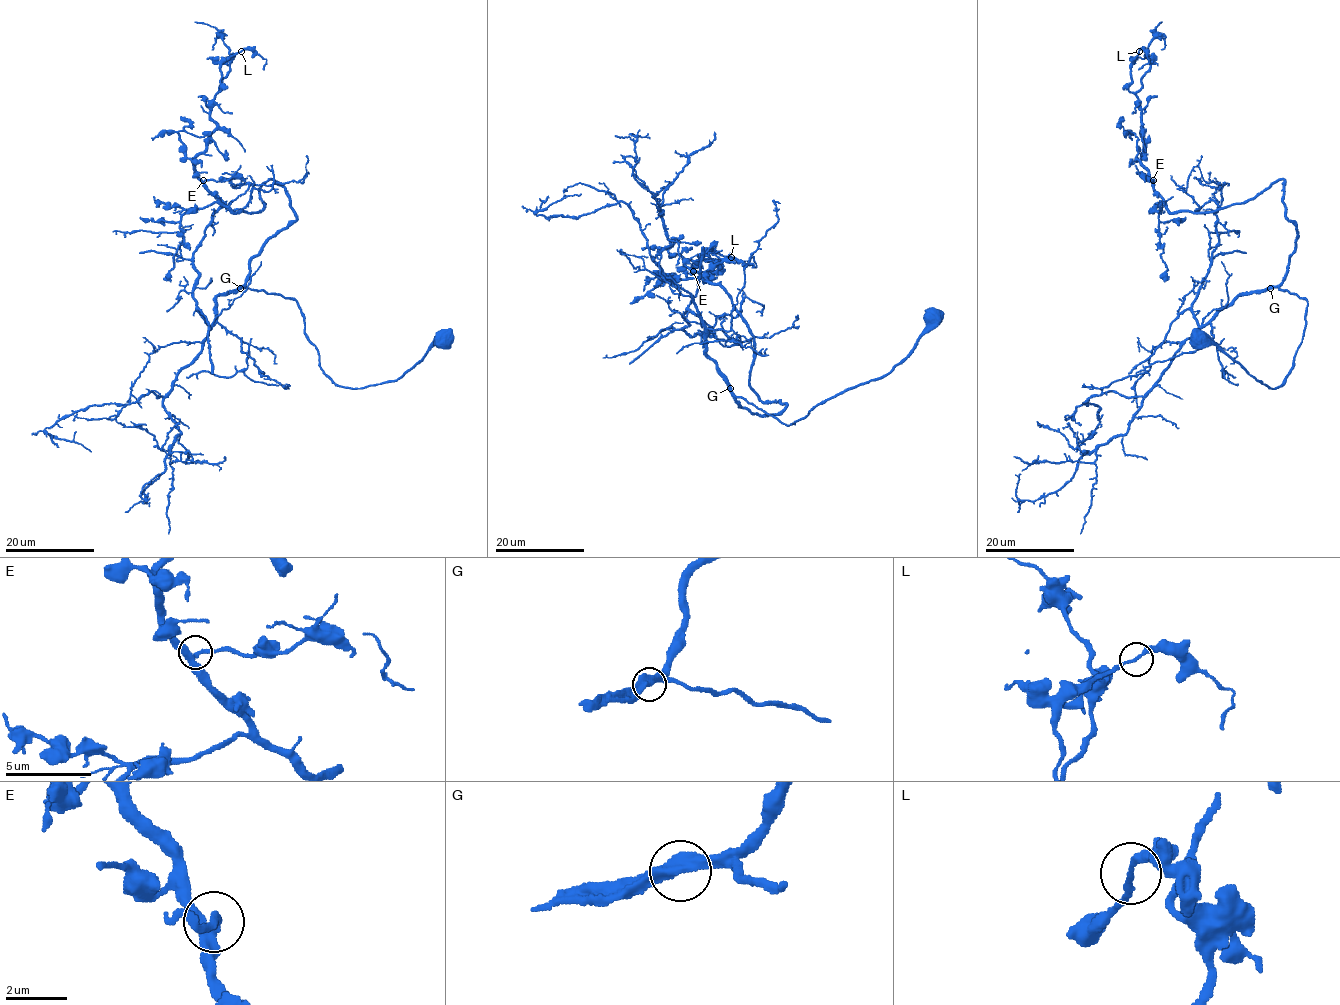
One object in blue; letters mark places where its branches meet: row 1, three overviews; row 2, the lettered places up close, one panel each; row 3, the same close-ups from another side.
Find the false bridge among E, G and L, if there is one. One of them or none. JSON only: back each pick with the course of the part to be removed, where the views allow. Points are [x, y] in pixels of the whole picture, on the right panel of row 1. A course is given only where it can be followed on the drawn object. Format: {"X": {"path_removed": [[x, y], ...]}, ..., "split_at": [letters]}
{"split_at": []}

